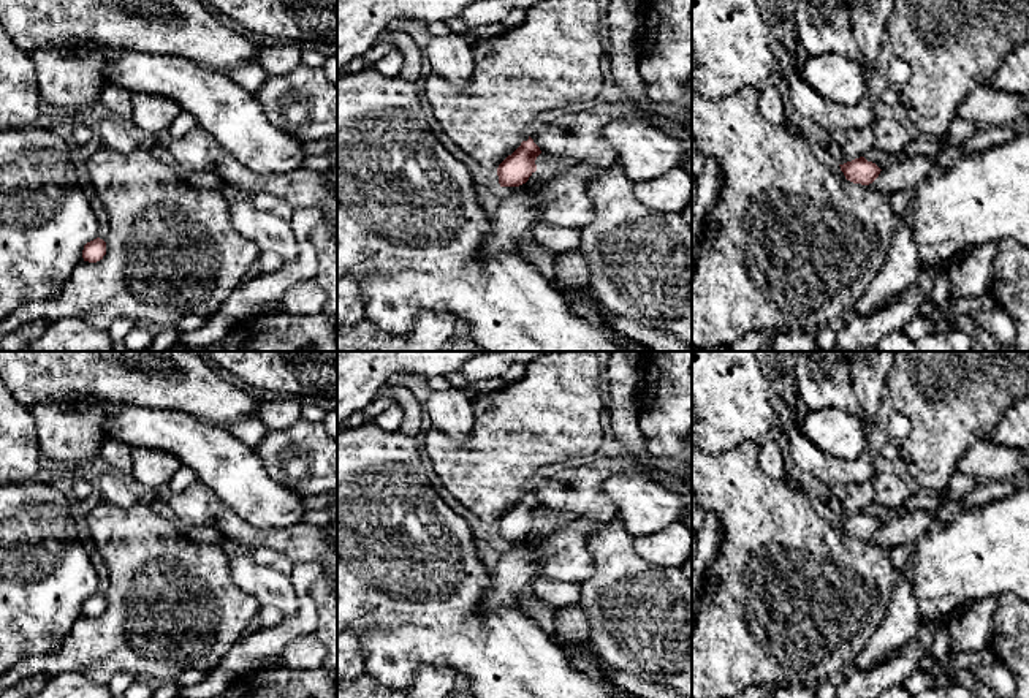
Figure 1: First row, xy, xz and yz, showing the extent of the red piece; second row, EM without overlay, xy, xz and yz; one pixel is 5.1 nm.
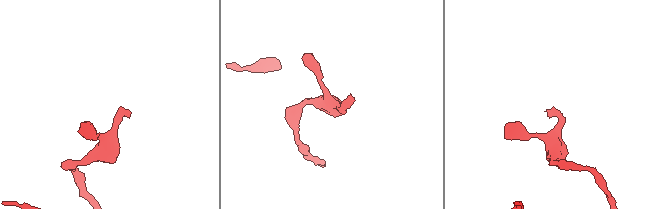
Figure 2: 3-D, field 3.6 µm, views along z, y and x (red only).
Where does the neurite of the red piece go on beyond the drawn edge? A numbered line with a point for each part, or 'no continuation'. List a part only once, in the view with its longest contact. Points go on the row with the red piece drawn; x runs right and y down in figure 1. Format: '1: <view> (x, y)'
no continuation

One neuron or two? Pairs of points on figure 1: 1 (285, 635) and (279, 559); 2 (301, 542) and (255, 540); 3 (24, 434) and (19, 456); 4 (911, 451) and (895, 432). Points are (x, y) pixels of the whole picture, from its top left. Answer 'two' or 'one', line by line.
1: two
2: one
3: one
4: two

